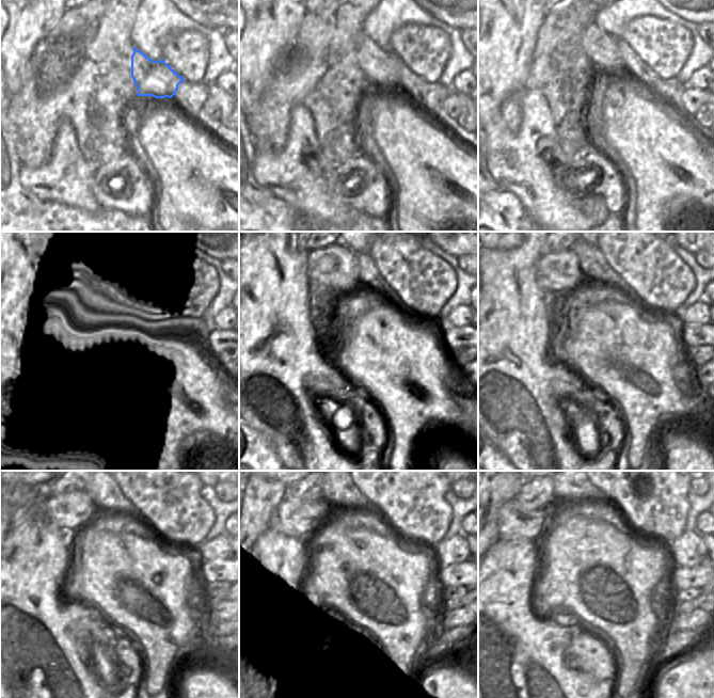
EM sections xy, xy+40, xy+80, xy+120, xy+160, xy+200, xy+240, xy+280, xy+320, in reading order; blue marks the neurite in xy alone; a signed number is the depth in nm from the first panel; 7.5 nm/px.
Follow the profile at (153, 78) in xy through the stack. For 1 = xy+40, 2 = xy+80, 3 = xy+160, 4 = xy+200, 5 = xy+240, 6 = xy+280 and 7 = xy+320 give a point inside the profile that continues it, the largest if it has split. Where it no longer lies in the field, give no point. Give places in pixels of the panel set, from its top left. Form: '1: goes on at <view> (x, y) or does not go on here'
1: goes on at xy+40 (379, 66)
2: goes on at xy+80 (601, 49)
3: goes on at xy+160 (332, 269)
4: goes on at xy+200 (556, 272)
5: goes on at xy+240 (69, 512)
6: goes on at xy+280 (295, 518)
7: goes on at xy+320 (514, 521)

